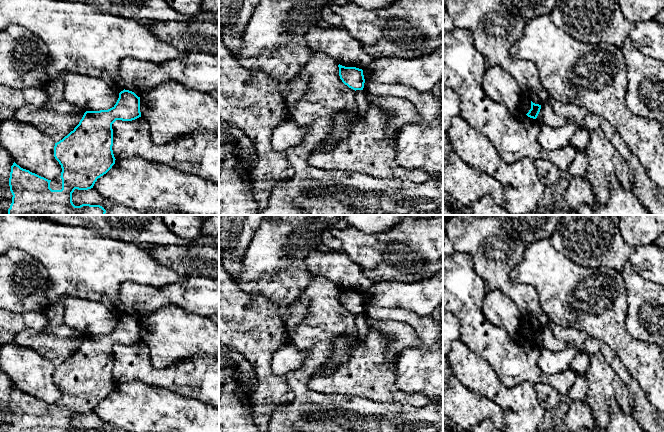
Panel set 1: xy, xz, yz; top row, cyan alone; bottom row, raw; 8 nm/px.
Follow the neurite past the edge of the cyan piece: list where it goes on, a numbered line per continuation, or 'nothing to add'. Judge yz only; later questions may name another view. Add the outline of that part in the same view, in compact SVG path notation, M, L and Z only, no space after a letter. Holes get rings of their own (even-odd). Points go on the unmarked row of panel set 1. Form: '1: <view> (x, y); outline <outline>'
nothing to add

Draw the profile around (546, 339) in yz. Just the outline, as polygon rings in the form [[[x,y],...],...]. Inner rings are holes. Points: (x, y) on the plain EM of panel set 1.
[[[543,328],[541,330],[540,336],[536,342],[539,347],[544,347],[546,349],[557,350],[564,347],[564,343],[559,341],[552,333],[551,330]]]

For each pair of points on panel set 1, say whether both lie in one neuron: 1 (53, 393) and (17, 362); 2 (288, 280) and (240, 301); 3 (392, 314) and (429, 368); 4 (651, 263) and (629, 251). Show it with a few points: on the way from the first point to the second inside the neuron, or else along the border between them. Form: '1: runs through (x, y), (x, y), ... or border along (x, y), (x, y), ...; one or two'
1: runs through (44, 387), (26, 369); one
2: border along (237, 284), (251, 296), (263, 295), (273, 303); two
3: runs through (409, 318), (425, 333), (426, 351); one
4: runs through (646, 259), (634, 254); one

